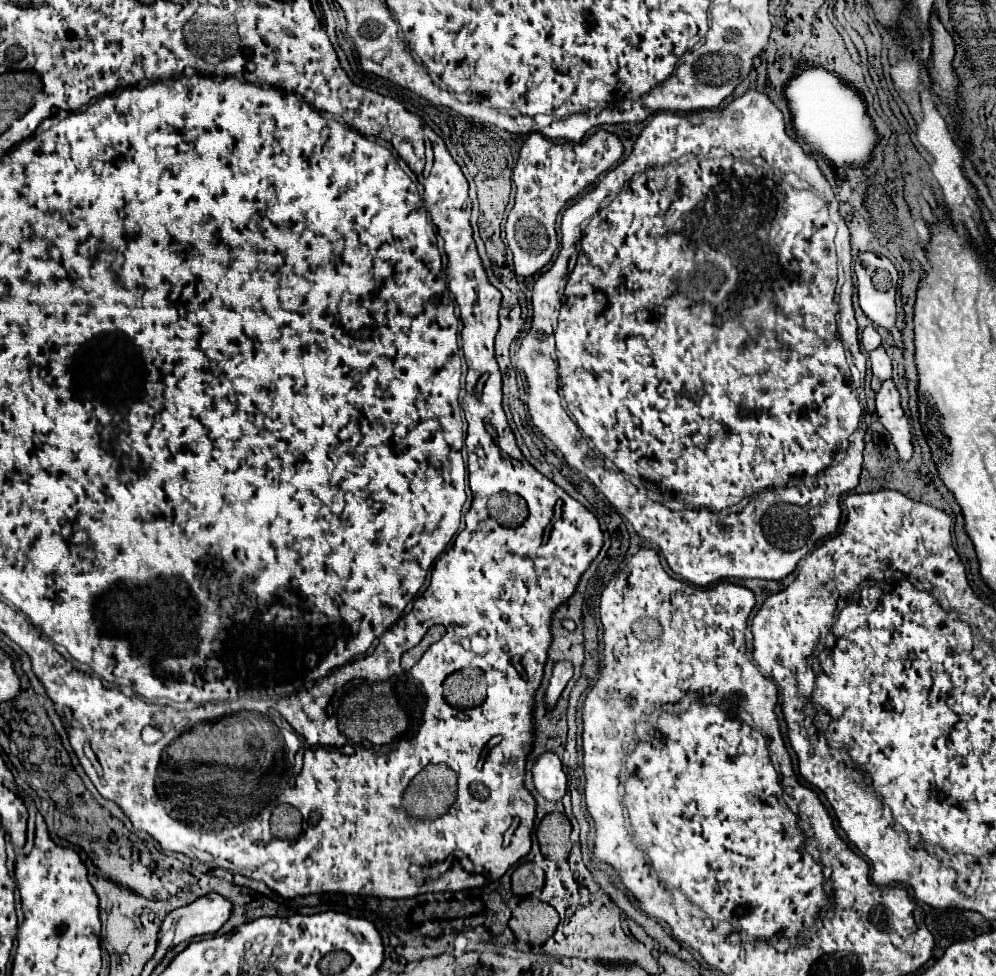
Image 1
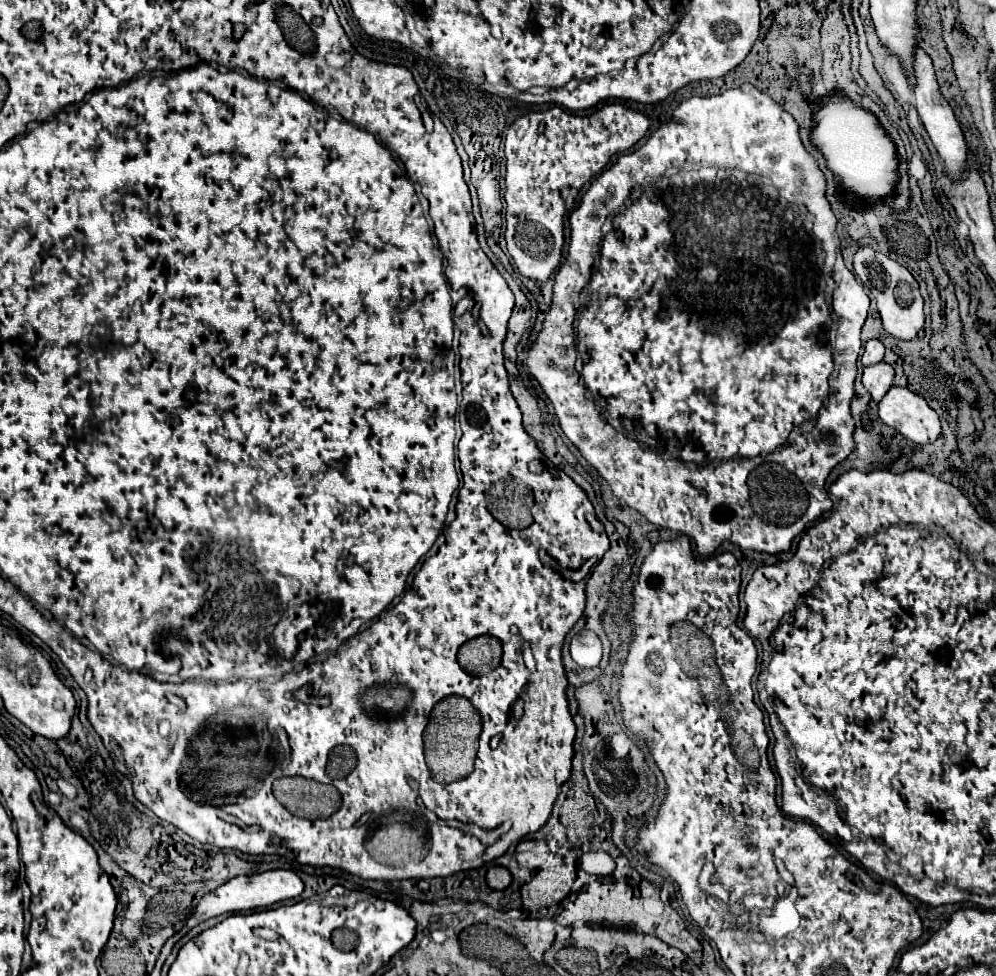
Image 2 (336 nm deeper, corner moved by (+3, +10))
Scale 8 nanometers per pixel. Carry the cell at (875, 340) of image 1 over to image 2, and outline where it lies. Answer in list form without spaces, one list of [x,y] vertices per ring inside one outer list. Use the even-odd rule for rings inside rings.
[[[868,340],[864,346],[864,354],[860,358],[862,366],[874,366],[878,362],[882,362],[884,358],[884,346],[880,340]]]

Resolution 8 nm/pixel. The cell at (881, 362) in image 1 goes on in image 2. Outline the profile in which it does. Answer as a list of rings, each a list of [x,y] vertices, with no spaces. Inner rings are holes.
[[[880,362],[864,368],[862,384],[870,392],[874,402],[880,402],[884,398],[884,394],[892,388],[892,382],[894,382],[894,368],[890,364]]]

